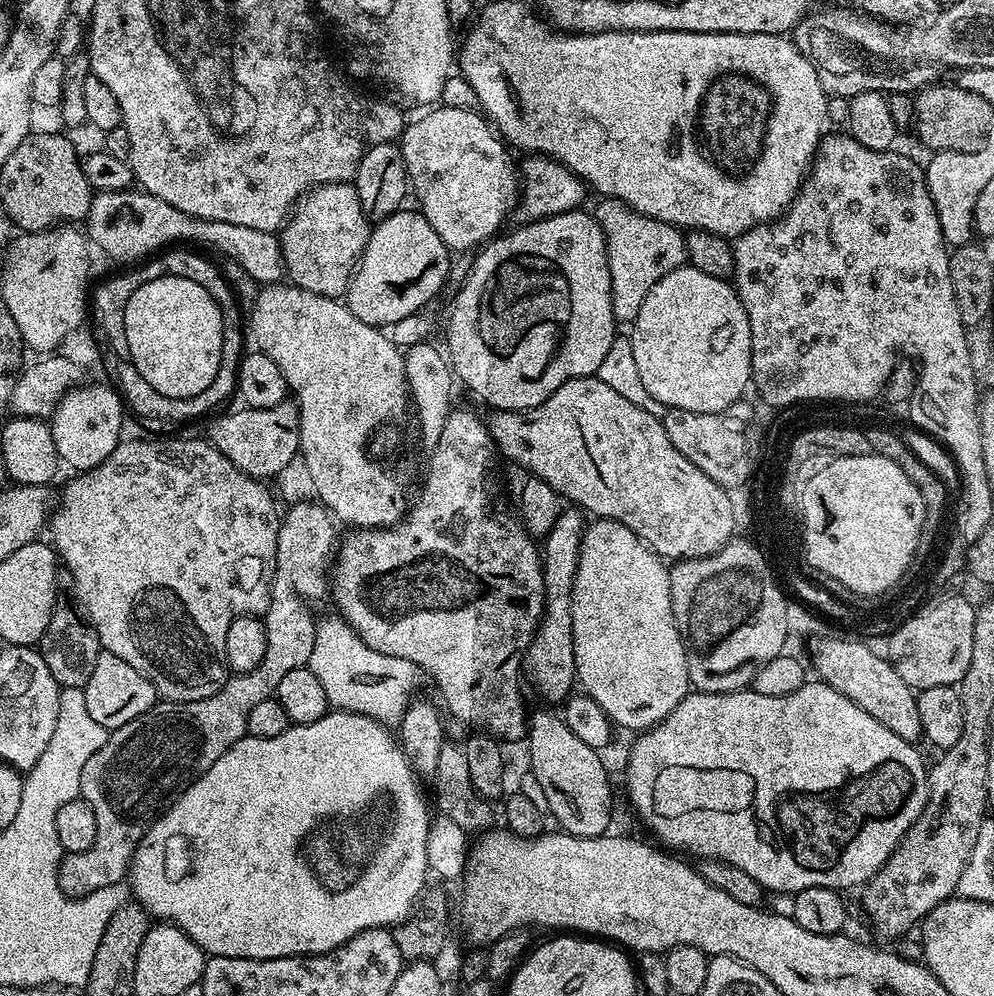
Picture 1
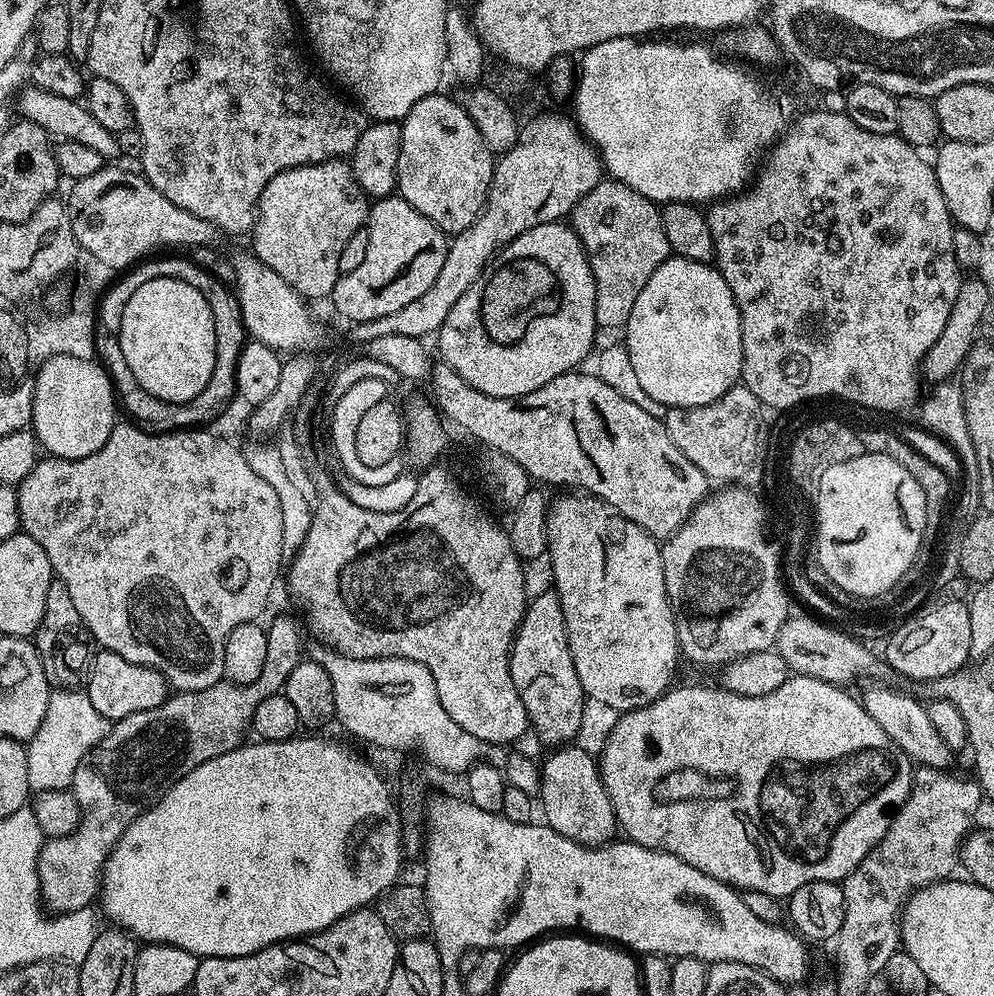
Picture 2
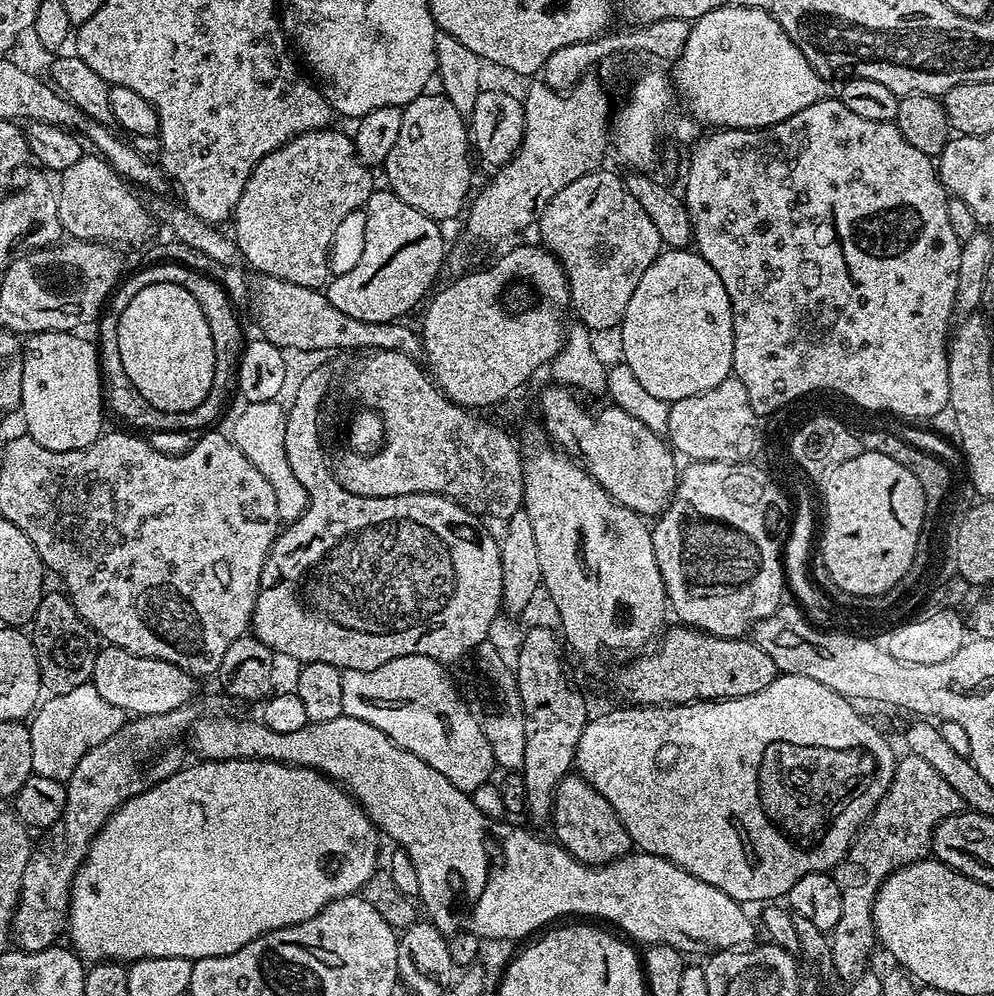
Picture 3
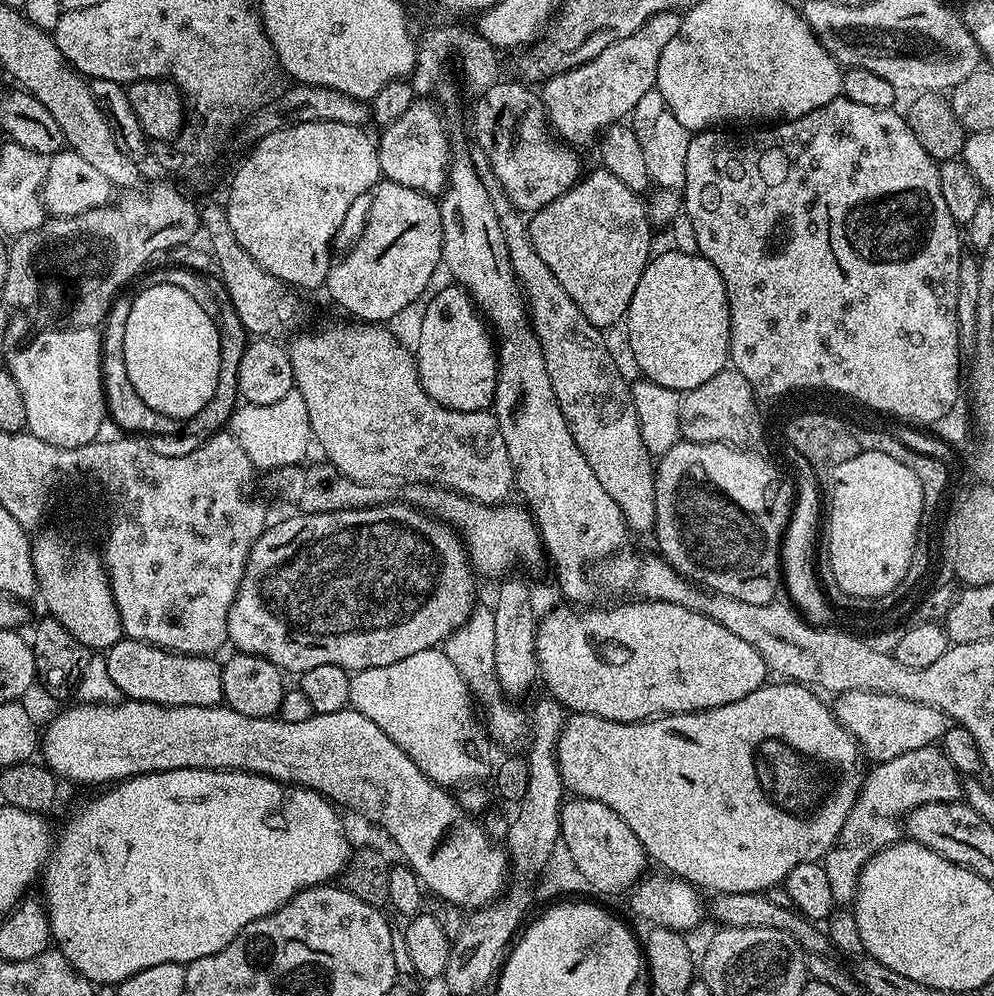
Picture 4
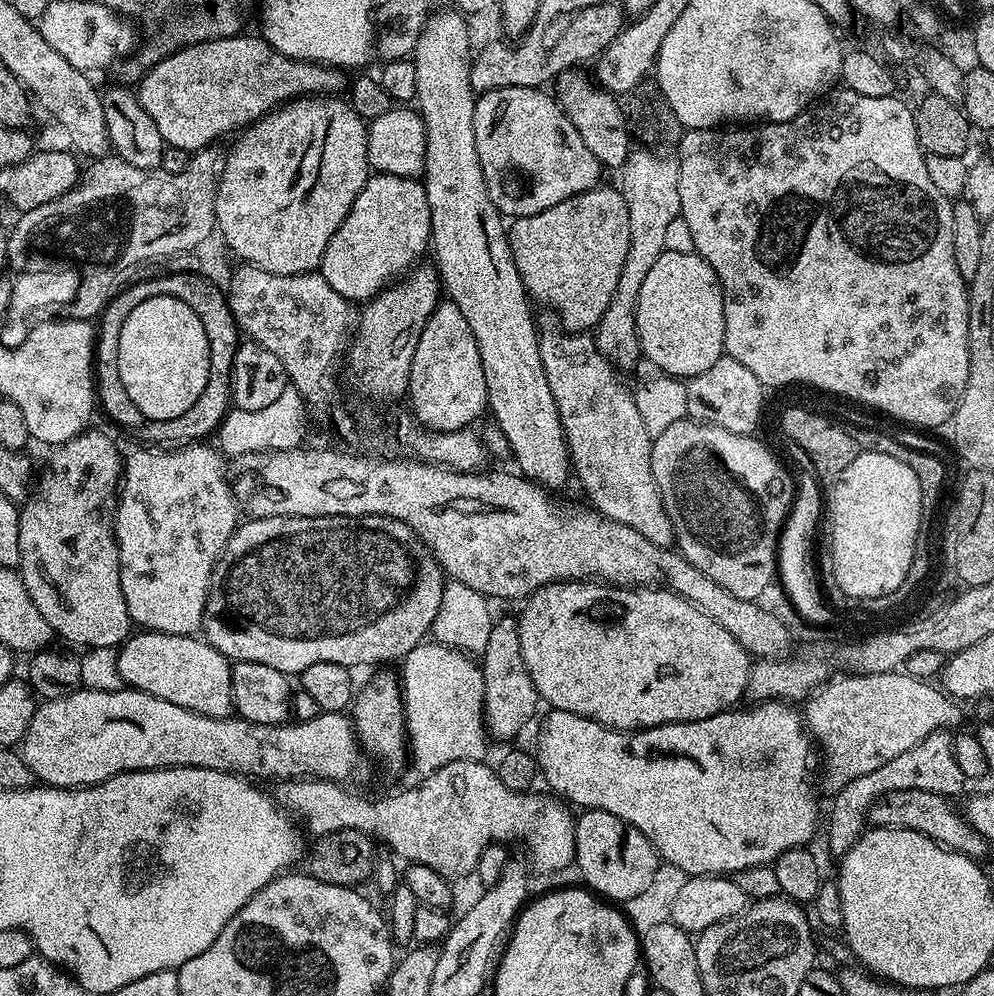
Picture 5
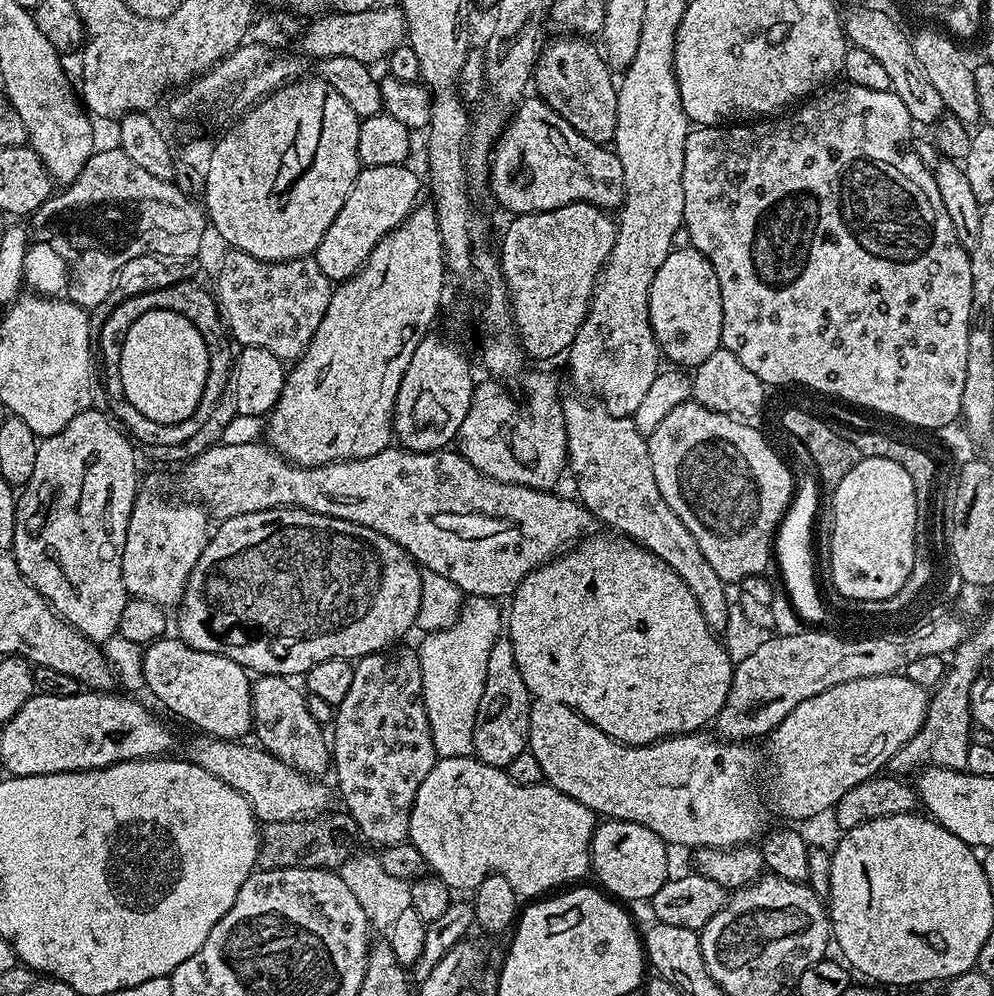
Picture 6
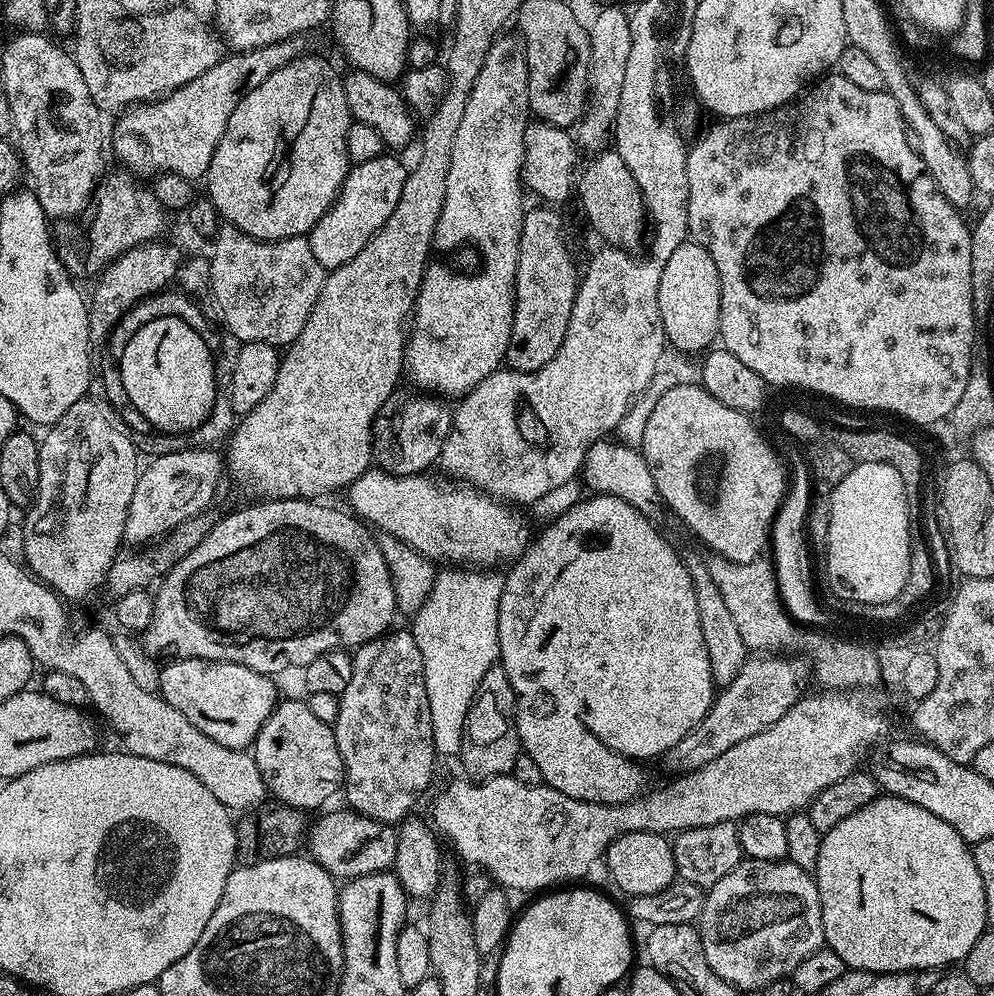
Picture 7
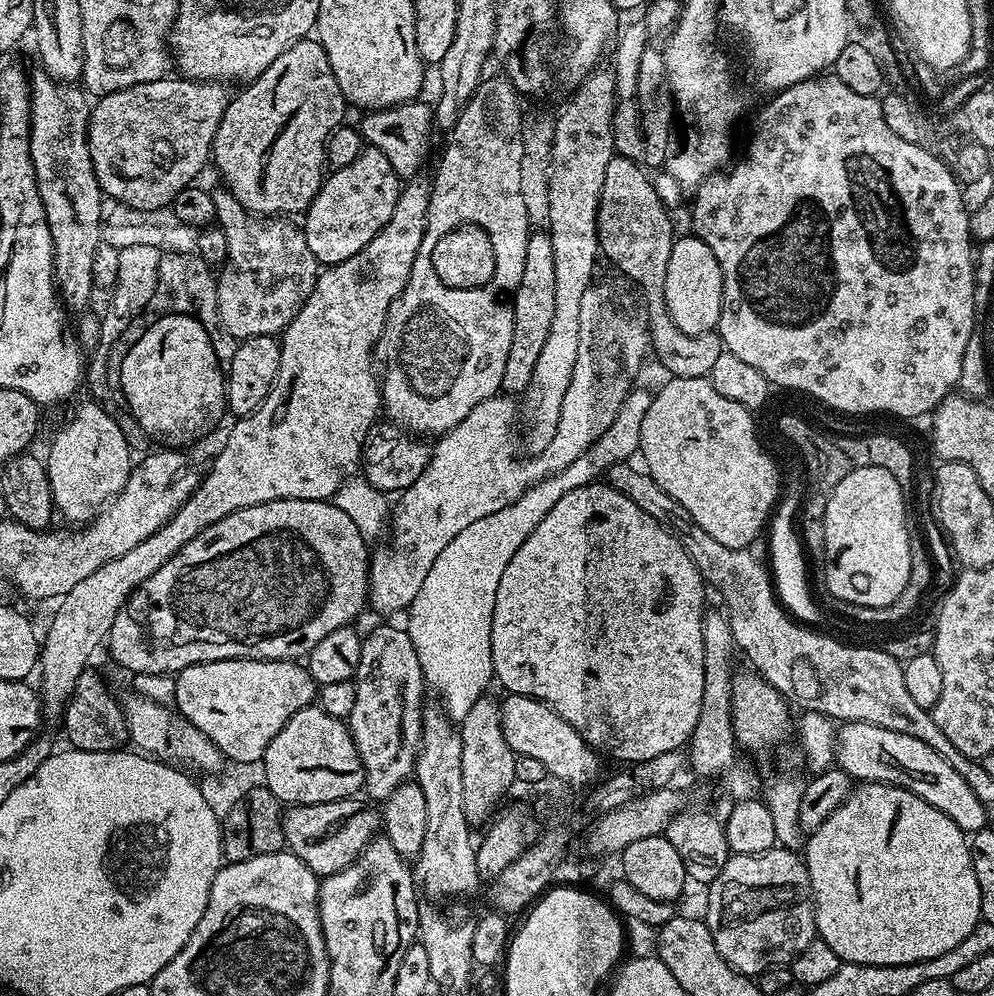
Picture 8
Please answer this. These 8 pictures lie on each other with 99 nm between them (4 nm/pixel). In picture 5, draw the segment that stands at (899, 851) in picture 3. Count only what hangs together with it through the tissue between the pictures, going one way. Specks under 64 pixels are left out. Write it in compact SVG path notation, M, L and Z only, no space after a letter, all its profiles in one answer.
M941 730L924 738L918 742L913 749L907 750L904 754L899 754L898 758L893 758L890 762L886 762L884 766L879 766L876 770L868 774L864 774L860 778L854 779L852 782L847 782L843 788L835 793L836 801L832 804L832 817L827 817L826 828L828 824L828 848L837 858L843 858L857 840L864 835L866 825L869 823L868 812L872 809L877 800L883 800L885 796L889 796L892 792L898 790L930 790L939 796L947 796L956 798L956 795L966 787L966 781L962 770L958 770L958 762L954 762L954 750L952 749L953 733L948 730Z

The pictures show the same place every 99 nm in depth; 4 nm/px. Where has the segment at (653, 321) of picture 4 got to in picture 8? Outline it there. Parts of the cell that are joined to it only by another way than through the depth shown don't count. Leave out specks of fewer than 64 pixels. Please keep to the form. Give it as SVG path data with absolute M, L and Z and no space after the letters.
M694 234L673 239L670 262L666 266L664 297L670 310L670 318L678 330L685 334L702 334L713 331L720 323L720 311L724 301L722 266L714 258L714 250L706 246Z

